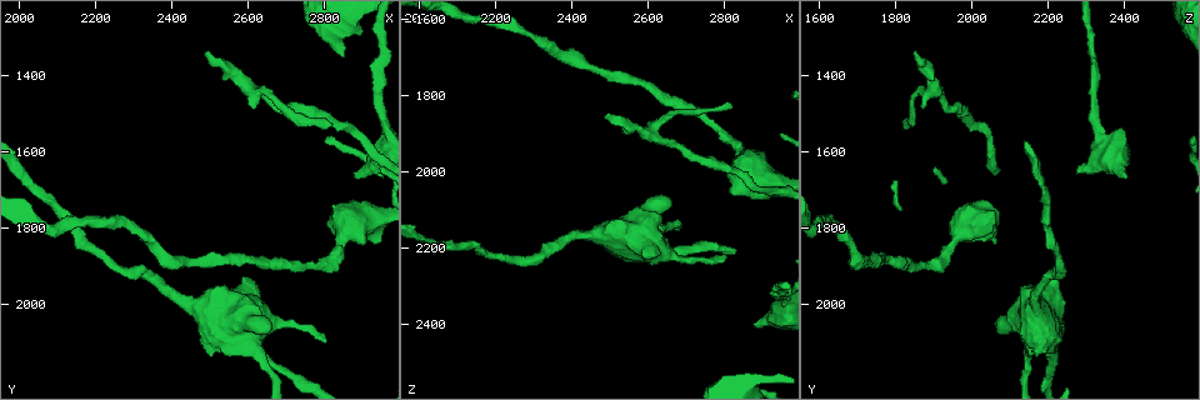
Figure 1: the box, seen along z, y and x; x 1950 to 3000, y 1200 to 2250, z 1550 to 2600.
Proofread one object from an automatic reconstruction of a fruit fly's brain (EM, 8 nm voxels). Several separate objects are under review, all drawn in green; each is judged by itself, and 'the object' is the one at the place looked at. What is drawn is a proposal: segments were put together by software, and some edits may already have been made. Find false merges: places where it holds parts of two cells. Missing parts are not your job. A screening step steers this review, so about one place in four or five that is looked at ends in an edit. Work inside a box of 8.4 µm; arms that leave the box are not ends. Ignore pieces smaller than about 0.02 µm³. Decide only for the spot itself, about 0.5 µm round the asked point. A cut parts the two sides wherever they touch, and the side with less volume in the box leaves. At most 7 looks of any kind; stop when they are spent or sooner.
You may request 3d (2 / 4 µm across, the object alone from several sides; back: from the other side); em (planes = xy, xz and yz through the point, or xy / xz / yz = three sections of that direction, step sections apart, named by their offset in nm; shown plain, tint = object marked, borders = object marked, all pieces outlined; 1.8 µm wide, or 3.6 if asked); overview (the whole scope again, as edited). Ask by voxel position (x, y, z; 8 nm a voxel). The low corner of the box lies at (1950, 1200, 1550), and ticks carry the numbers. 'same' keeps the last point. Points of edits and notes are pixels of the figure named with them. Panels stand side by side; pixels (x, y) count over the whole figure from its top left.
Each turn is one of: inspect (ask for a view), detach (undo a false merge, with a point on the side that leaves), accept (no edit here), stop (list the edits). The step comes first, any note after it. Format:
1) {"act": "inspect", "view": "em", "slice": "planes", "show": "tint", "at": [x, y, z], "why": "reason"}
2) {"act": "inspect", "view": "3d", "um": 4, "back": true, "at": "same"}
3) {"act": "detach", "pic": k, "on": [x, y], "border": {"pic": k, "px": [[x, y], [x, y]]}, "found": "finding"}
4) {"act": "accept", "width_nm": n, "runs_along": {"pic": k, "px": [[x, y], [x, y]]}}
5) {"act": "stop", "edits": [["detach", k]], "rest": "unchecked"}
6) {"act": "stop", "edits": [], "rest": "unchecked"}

{"act": "inspect", "view": "3d", "um": 4, "at": [2920, 1780, 2030], "why": "calibre changes"}

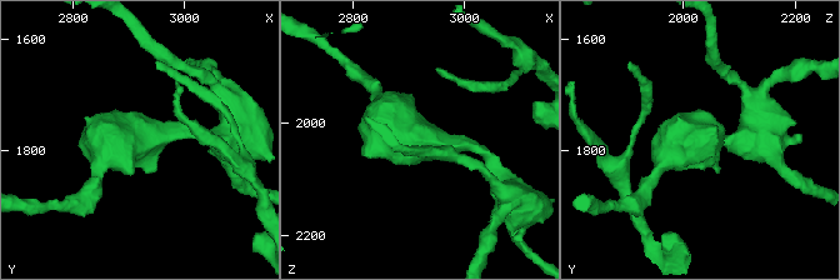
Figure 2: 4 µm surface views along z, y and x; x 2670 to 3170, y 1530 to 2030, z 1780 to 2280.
{"act": "inspect", "view": "em", "slice": "planes", "show": "borders", "at": [2920, 1780, 2035], "why": "shape alone is not enough"}

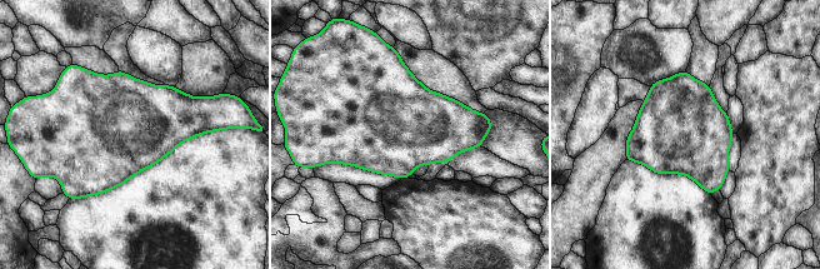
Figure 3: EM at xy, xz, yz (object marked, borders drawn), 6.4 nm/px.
{"act": "accept", "found": "continuous, no second cell"}

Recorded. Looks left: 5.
{"act": "inspect", "view": "em", "slice": "planes", "show": "tint", "at": [2610, 1445, 1905], "why": "sudden change in width"}

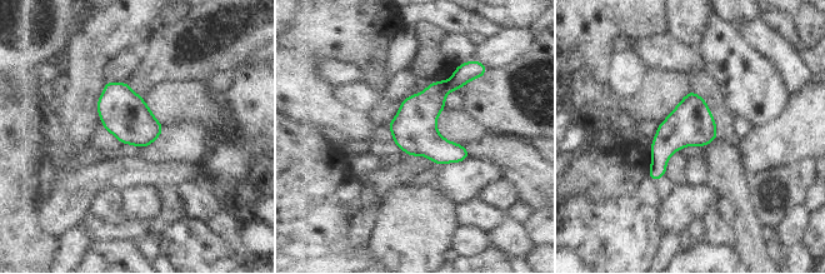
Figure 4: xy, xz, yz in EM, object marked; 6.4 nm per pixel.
{"act": "accept", "found": "continuous, no second cell"}

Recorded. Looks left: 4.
{"act": "inspect", "view": "em", "um": 3.6, "slice": "planes", "show": "tint", "at": [2470, 2000, 2165], "why": "sudden change in width"}

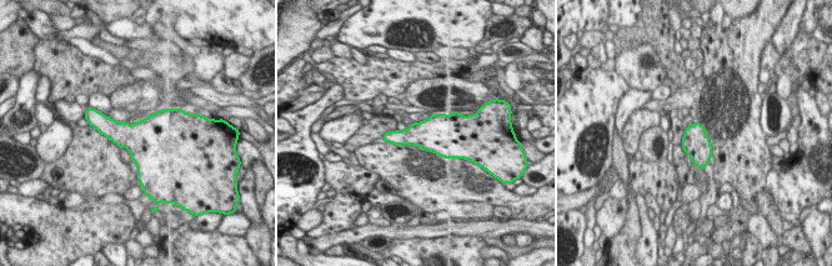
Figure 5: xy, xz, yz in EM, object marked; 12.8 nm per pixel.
{"act": "accept", "found": "one cell here"}

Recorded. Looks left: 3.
{"act": "stop", "edits": [], "rest": "unchecked"}

